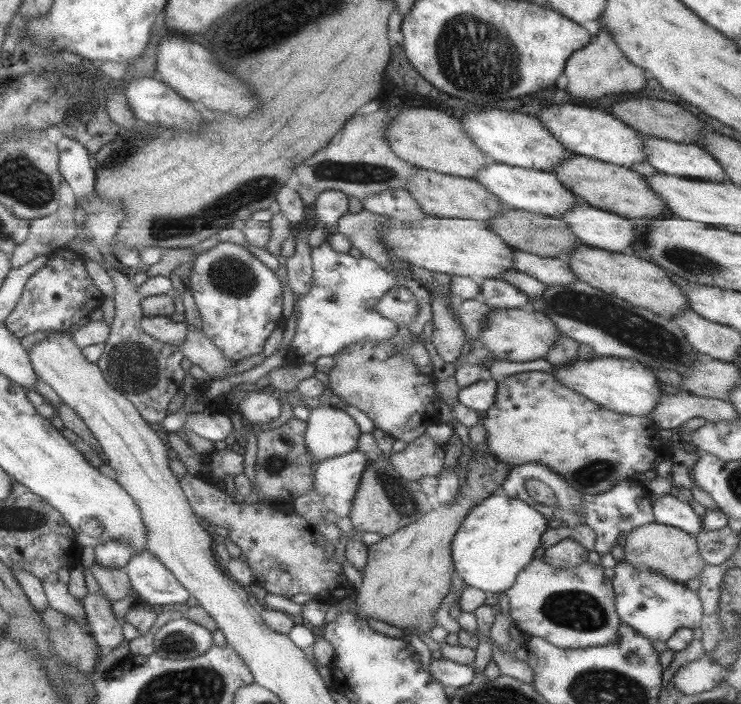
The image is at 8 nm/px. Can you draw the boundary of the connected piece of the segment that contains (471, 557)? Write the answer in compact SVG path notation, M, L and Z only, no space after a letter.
M501 492L480 502L464 519L451 545L455 572L468 587L499 594L508 590L520 570L539 555L542 534L553 525L553 521L527 503Z

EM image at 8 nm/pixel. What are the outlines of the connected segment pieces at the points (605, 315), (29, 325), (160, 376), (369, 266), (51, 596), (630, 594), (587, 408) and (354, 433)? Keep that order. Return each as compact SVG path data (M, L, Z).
M586 282L548 285L538 299L532 297L529 303L532 310L546 314L562 335L573 338L579 344L591 346L598 356L634 359L648 368L674 370L680 374L688 373L692 360L696 358L696 350L686 342L686 334L673 317L666 318L634 306Z
M60 247L50 255L46 266L30 276L22 297L4 324L18 338L28 334L40 335L46 330L68 330L89 316L92 310L99 308L104 300L102 291L87 274L82 255L68 247Z
M104 259L103 262L105 270L116 284L115 317L97 365L106 382L124 394L146 422L162 422L169 413L170 402L182 394L187 373L180 365L184 360L183 352L178 345L160 342L142 330L140 321L144 314L140 304L143 298L136 285L132 283L131 277L119 272L108 260Z
M328 240L312 248L312 265L312 287L304 295L295 299L298 323L290 344L294 354L308 362L315 362L321 357L334 356L342 349L358 344L360 341L372 340L378 343L389 341L396 335L398 331L396 322L376 310L378 301L395 287L408 288L418 302L420 313L410 323L410 330L416 338L422 336L424 326L432 320L431 292L416 279L392 274L370 258L354 258L349 253L336 252Z
M59 580L44 581L43 587L50 608L66 614L66 616L70 618L76 619L76 621L78 621L80 625L84 625L84 627L89 627L83 602L71 594L68 584Z
M618 561L613 569L615 571L611 581L620 622L630 625L630 628L649 639L662 642L666 642L678 628L694 629L701 626L702 602L697 592L686 584L646 568L638 570L626 561Z
M542 371L520 372L498 381L496 402L481 419L486 429L486 446L498 460L513 467L540 462L560 474L583 494L601 494L631 479L636 473L655 471L659 464L672 458L673 448L660 436L660 428L652 415L620 414L592 402L586 396L562 386L553 374Z
M314 407L306 423L304 440L315 463L357 450L362 432L343 408Z

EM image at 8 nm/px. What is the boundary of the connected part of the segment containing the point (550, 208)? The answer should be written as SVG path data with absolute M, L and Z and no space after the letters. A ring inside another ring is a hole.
M490 161L478 171L478 175L474 179L486 186L486 190L492 192L498 200L504 202L507 208L514 210L560 218L564 211L570 209L578 201L578 196L574 192L570 192L568 186L564 186L560 182L560 178L552 171L546 172L534 168L525 169Z

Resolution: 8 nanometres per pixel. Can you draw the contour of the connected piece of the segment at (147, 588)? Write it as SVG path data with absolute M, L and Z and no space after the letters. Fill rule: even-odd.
M150 551L135 553L124 567L132 588L138 592L138 601L152 606L186 604L191 597L162 562Z

